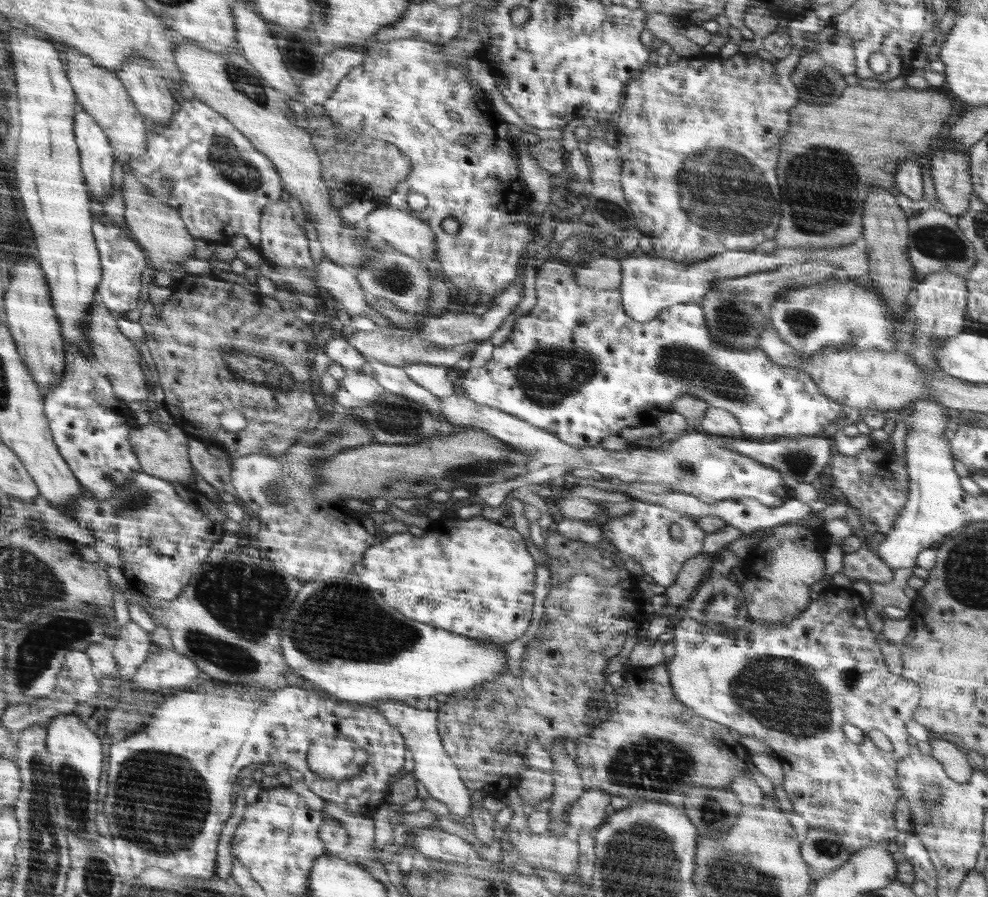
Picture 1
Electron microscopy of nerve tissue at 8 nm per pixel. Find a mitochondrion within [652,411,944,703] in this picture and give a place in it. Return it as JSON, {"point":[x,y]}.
{"point":[799,463]}

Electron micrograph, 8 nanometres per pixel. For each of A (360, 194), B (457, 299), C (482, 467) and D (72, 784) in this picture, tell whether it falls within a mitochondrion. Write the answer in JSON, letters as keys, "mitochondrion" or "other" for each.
{"A":"other","B":"other","C":"mitochondrion","D":"mitochondrion"}

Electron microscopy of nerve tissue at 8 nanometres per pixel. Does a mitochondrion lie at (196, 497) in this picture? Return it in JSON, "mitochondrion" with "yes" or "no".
{"mitochondrion":"no"}

